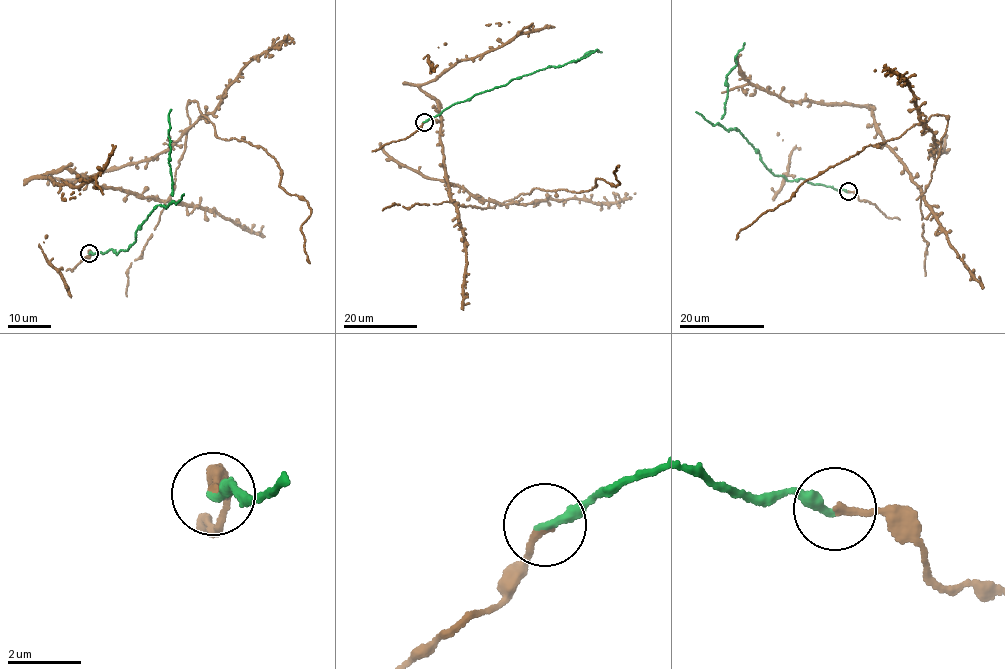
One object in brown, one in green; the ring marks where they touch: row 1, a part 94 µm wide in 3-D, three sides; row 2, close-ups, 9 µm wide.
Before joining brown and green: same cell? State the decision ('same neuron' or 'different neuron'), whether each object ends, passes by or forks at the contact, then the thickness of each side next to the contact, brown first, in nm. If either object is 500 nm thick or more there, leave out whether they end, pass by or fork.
same neuron | brown ends | green ends | 200/280 nm

